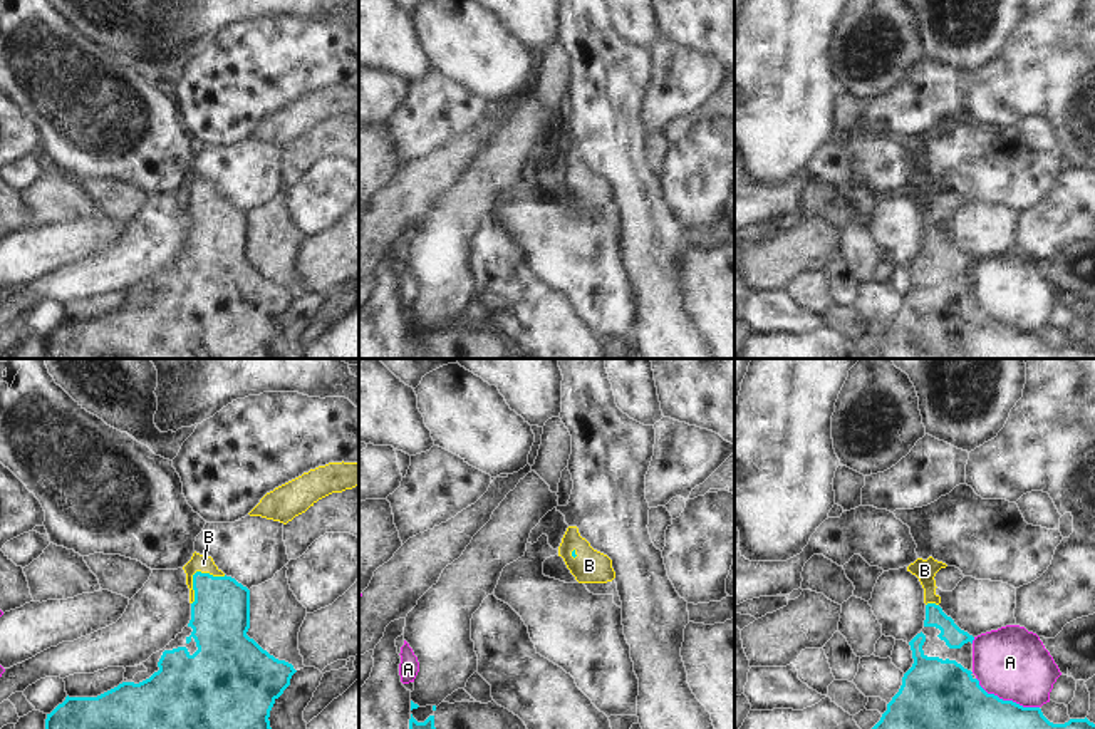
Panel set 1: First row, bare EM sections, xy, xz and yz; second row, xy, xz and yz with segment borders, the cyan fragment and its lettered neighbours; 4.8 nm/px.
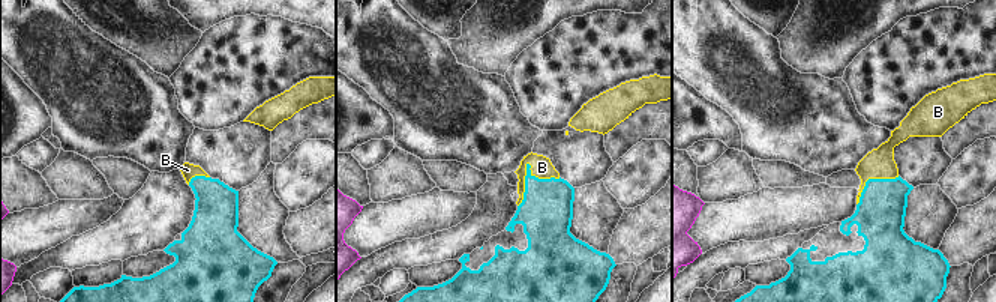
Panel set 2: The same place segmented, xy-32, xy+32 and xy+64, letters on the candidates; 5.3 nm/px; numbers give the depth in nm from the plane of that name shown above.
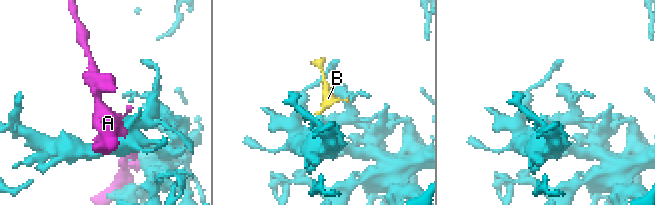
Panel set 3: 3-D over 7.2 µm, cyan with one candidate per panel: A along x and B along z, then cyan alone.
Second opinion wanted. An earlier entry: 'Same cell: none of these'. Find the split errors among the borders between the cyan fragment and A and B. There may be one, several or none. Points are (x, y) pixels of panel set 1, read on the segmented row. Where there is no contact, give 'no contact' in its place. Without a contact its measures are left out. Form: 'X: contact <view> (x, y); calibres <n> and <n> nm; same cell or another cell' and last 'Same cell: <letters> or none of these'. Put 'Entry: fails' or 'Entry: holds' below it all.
A: contact yz (1006, 701); calibres 280 and 340 nm; another cell
B: contact xy (195, 573); calibres 280 and 90 nm; same cell
Same cell: B
Entry: fails

